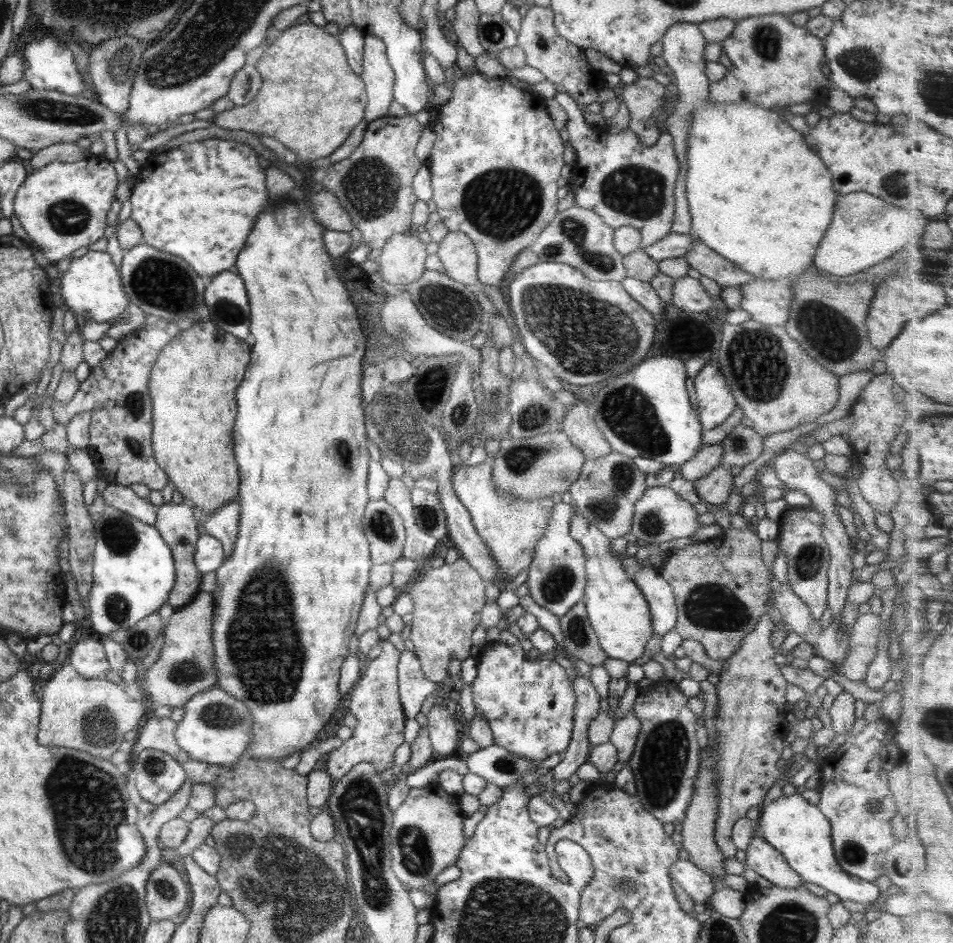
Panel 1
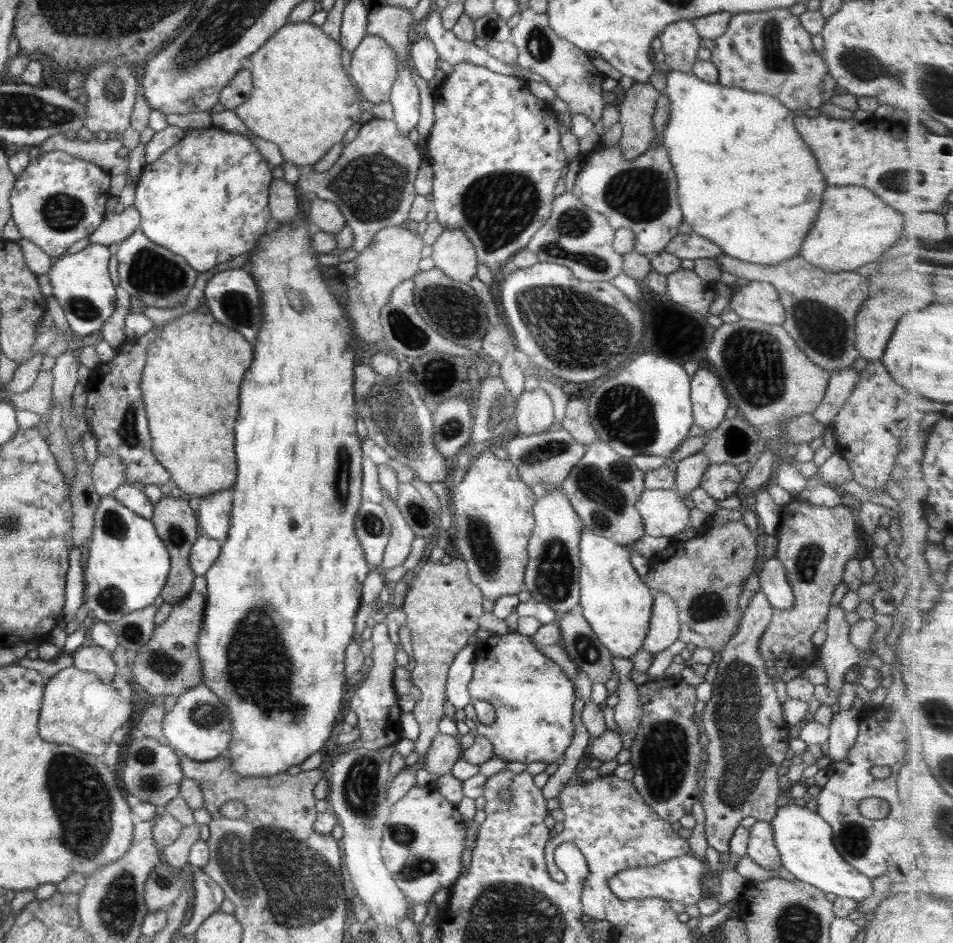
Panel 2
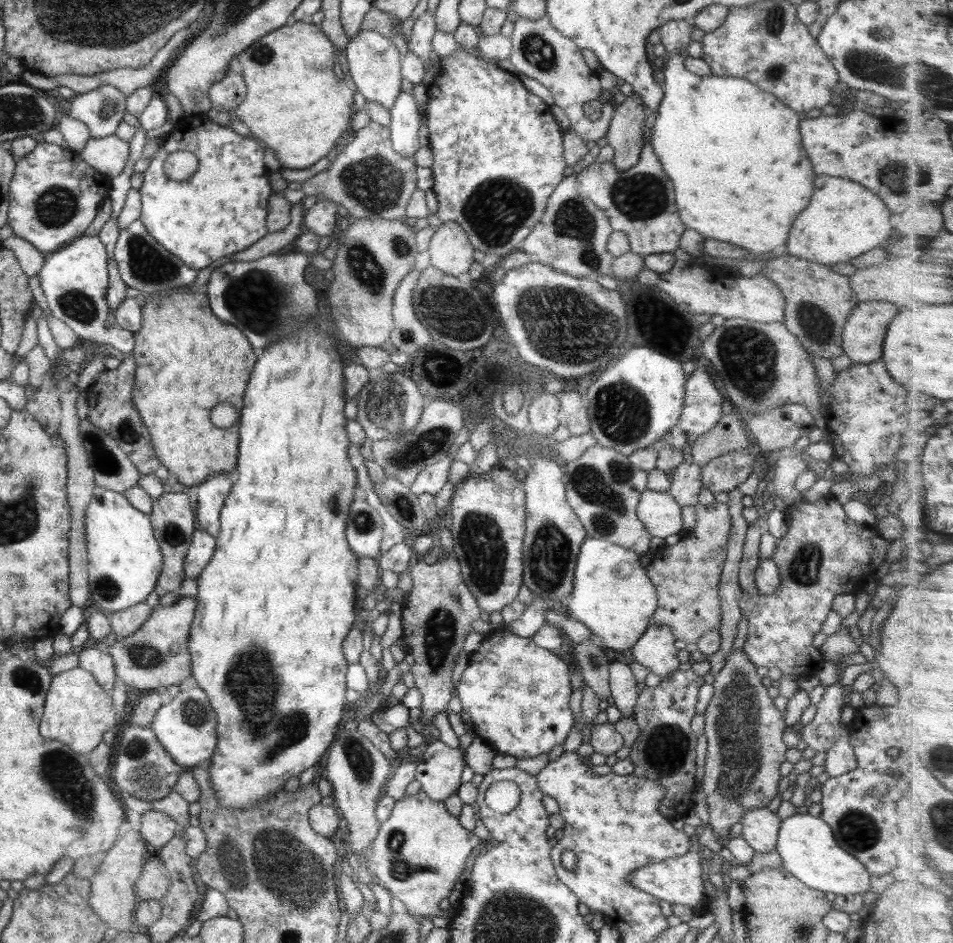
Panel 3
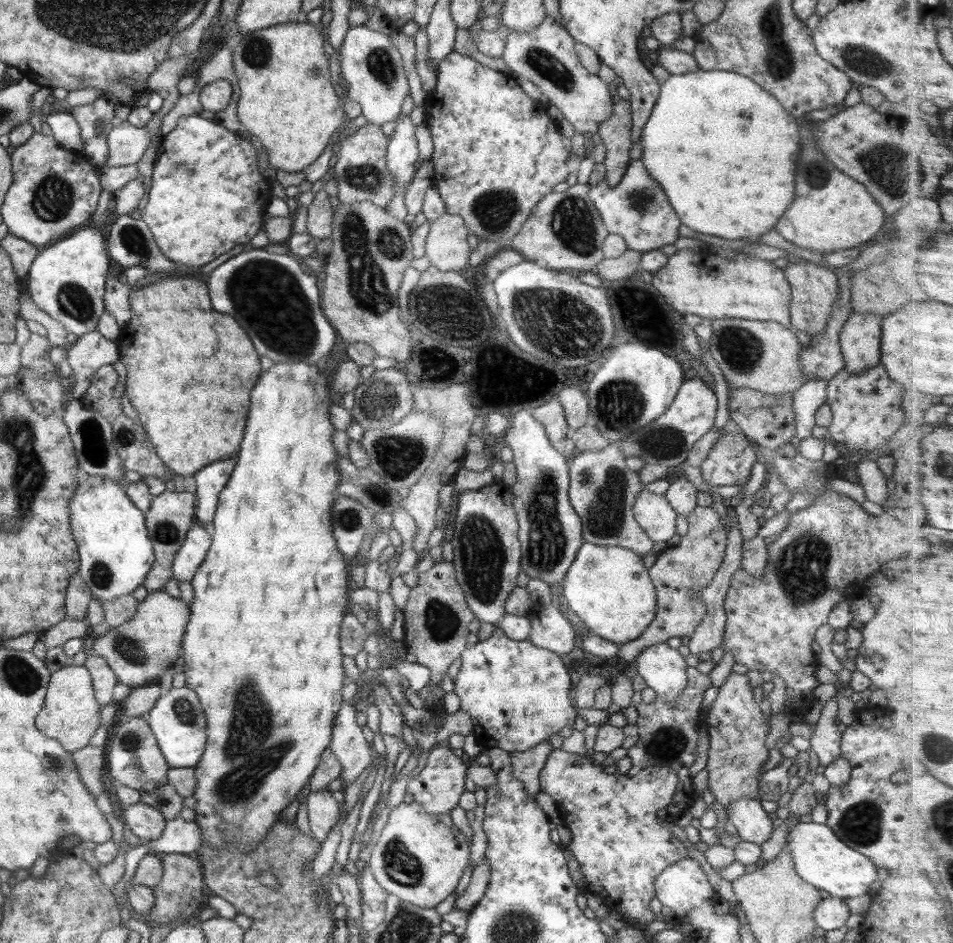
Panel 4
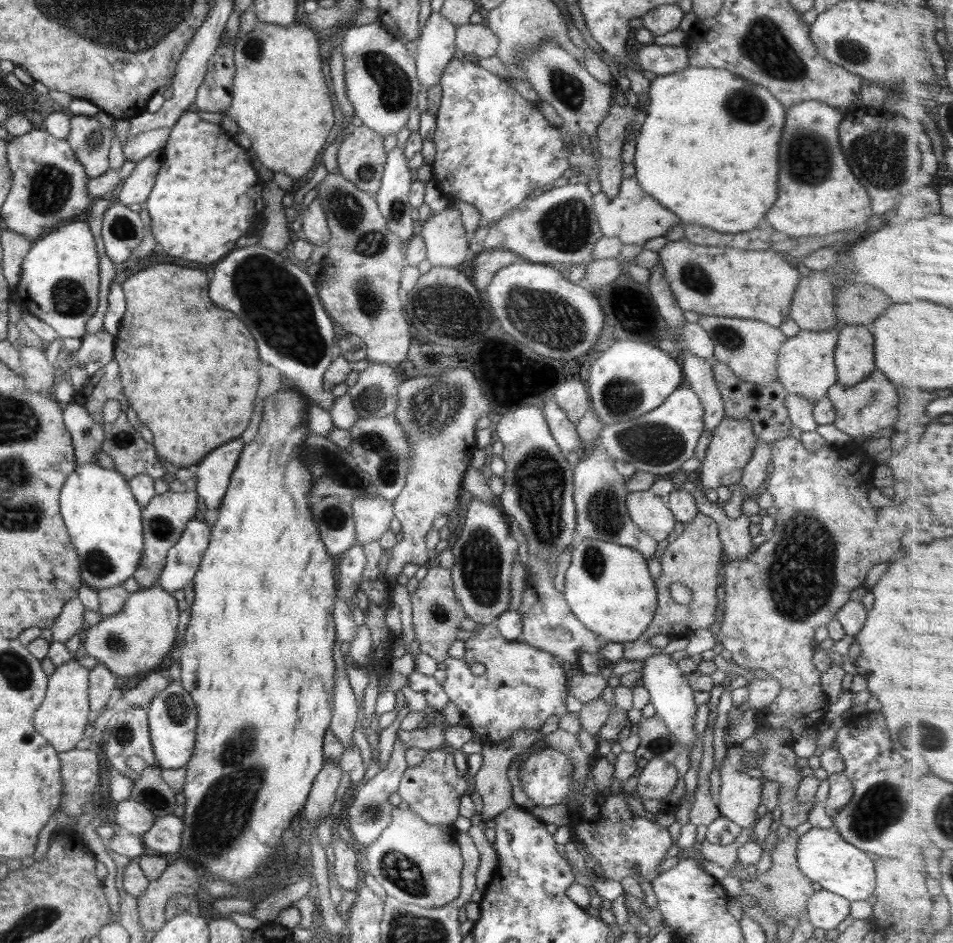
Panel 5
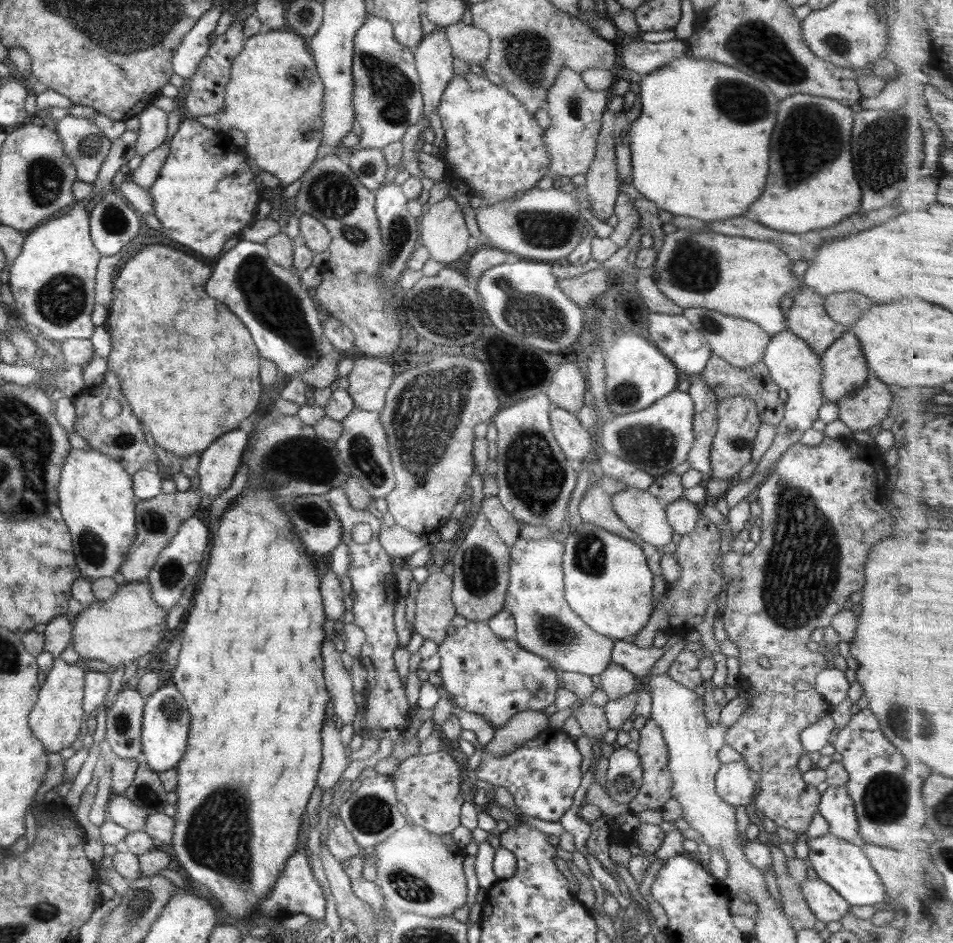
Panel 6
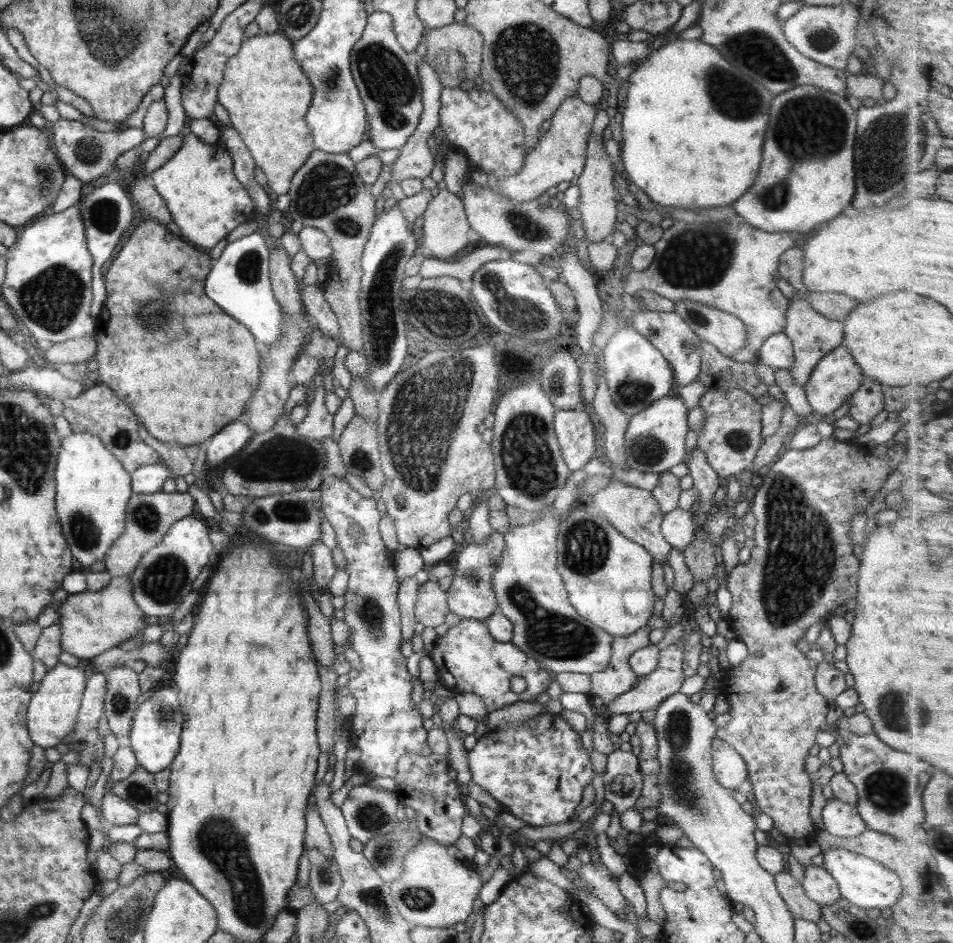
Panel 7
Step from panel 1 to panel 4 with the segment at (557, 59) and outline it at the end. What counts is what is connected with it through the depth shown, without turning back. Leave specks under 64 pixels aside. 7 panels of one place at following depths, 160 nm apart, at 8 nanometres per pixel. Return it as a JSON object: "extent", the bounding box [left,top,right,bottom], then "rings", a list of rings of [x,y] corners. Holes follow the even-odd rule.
{"extent":[501,15,612,137],"rings":[[[548,15],[532,32],[503,33],[505,51],[501,56],[515,78],[530,80],[542,90],[549,103],[558,107],[575,132],[589,137],[599,131],[601,122],[612,115],[612,94],[598,75],[588,72],[578,58],[578,49],[570,33]]]}

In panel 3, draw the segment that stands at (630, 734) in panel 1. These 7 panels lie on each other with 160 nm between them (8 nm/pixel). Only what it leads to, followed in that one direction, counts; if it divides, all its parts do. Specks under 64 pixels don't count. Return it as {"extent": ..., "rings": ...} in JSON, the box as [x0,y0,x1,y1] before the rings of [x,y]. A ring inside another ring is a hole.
{"extent":[609,660,639,717],"rings":[[[612,660],[609,666],[609,685],[611,688],[610,702],[618,708],[621,716],[632,717],[636,706],[639,690],[637,680],[629,664]]]}

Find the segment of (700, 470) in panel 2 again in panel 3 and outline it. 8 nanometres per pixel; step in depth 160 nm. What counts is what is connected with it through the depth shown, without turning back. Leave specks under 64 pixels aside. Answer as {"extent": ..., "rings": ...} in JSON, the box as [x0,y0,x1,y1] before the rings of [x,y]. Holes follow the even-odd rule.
{"extent":[668,462,703,506],"rings":[[[682,462],[672,473],[671,487],[668,492],[682,506],[696,506],[703,489],[701,466],[697,463]]]}

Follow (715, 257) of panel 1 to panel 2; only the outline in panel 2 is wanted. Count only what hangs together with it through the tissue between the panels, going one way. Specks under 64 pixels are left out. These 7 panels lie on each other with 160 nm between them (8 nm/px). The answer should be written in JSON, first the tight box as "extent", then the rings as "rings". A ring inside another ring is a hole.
{"extent":[713,255,873,373],"rings":[[[728,255],[713,259],[719,264],[721,272],[729,272],[737,278],[748,278],[750,281],[769,282],[775,286],[785,309],[782,326],[811,362],[831,373],[851,367],[860,357],[858,350],[855,350],[855,323],[862,303],[873,290],[867,277],[856,271],[829,273],[800,256],[774,266],[752,264]]]}

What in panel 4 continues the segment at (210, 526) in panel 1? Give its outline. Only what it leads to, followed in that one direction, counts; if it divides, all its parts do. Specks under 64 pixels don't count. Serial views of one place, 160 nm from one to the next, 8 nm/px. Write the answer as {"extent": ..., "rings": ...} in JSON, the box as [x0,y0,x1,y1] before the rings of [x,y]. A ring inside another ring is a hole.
{"extent":[194,455,237,528],"rings":[[[237,455],[214,462],[210,465],[204,466],[194,474],[196,480],[196,521],[199,524],[209,528],[213,521],[220,491],[228,482],[235,464],[237,463]]]}

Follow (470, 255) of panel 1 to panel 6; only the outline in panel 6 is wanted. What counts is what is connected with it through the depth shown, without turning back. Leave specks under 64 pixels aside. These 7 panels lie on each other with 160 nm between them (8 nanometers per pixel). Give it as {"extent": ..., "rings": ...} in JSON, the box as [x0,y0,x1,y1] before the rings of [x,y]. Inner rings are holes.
{"extent":[419,196,470,265],"rings":[[[446,196],[432,206],[427,206],[419,219],[419,240],[428,249],[430,258],[447,265],[456,262],[469,249],[470,234],[466,228],[464,213],[452,196]]]}

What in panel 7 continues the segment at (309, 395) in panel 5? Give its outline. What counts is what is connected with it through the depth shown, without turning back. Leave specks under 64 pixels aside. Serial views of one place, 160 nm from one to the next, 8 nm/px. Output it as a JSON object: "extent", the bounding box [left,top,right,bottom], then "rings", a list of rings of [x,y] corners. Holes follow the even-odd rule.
{"extent":[206,214,284,347],"rings":[[[256,214],[255,221],[257,222],[257,230],[254,233],[242,236],[233,242],[227,242],[221,256],[214,260],[211,271],[206,277],[206,296],[212,298],[226,314],[230,314],[238,322],[242,322],[254,334],[254,338],[258,342],[270,347],[270,345],[276,345],[278,339],[282,337],[284,326],[282,326],[282,312],[280,312],[279,304],[275,299],[269,277],[269,248],[261,233],[266,220],[262,218],[262,214]]]}

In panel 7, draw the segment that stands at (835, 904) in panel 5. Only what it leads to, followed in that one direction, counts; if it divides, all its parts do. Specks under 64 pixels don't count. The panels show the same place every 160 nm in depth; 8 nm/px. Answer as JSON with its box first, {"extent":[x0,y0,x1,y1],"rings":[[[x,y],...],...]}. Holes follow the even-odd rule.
{"extent":[801,861,841,907],"rings":[[[819,861],[804,870],[804,880],[801,885],[806,896],[821,907],[830,906],[841,897],[836,880]]]}

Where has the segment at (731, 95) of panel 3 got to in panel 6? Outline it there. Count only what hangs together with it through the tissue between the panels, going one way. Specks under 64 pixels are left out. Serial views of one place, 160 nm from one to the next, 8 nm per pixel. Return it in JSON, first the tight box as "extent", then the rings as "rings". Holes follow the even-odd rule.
{"extent":[630,52,778,222],"rings":[[[685,52],[662,68],[642,75],[639,82],[642,109],[630,127],[632,184],[656,206],[676,216],[691,216],[714,222],[748,215],[750,204],[762,196],[770,134],[776,122],[778,100],[757,78],[709,58],[695,58]]]}

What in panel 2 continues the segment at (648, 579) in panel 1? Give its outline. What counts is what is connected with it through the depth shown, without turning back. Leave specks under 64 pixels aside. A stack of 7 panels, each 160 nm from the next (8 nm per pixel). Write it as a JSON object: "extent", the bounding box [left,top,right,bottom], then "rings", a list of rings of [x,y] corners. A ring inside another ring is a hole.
{"extent":[643,590,679,658],"rings":[[[652,590],[652,616],[643,642],[643,649],[653,654],[653,658],[679,639],[679,612],[676,604],[662,594]]]}

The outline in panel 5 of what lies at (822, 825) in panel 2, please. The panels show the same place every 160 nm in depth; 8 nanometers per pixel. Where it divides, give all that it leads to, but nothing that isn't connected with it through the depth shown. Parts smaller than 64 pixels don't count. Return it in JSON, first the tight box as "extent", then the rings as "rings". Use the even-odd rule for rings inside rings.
{"extent":[797,828,876,902],"rings":[[[810,828],[797,840],[797,862],[802,874],[811,882],[818,882],[823,889],[850,902],[874,899],[876,873],[873,857],[850,845],[834,829]]]}

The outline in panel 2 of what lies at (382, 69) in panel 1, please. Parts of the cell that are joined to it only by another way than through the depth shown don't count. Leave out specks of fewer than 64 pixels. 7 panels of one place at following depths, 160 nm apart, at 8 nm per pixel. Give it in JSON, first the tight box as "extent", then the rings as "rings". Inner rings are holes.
{"extent":[349,33,397,102],"rings":[[[366,33],[351,56],[349,70],[368,102],[389,101],[397,62],[396,51],[383,38]]]}

